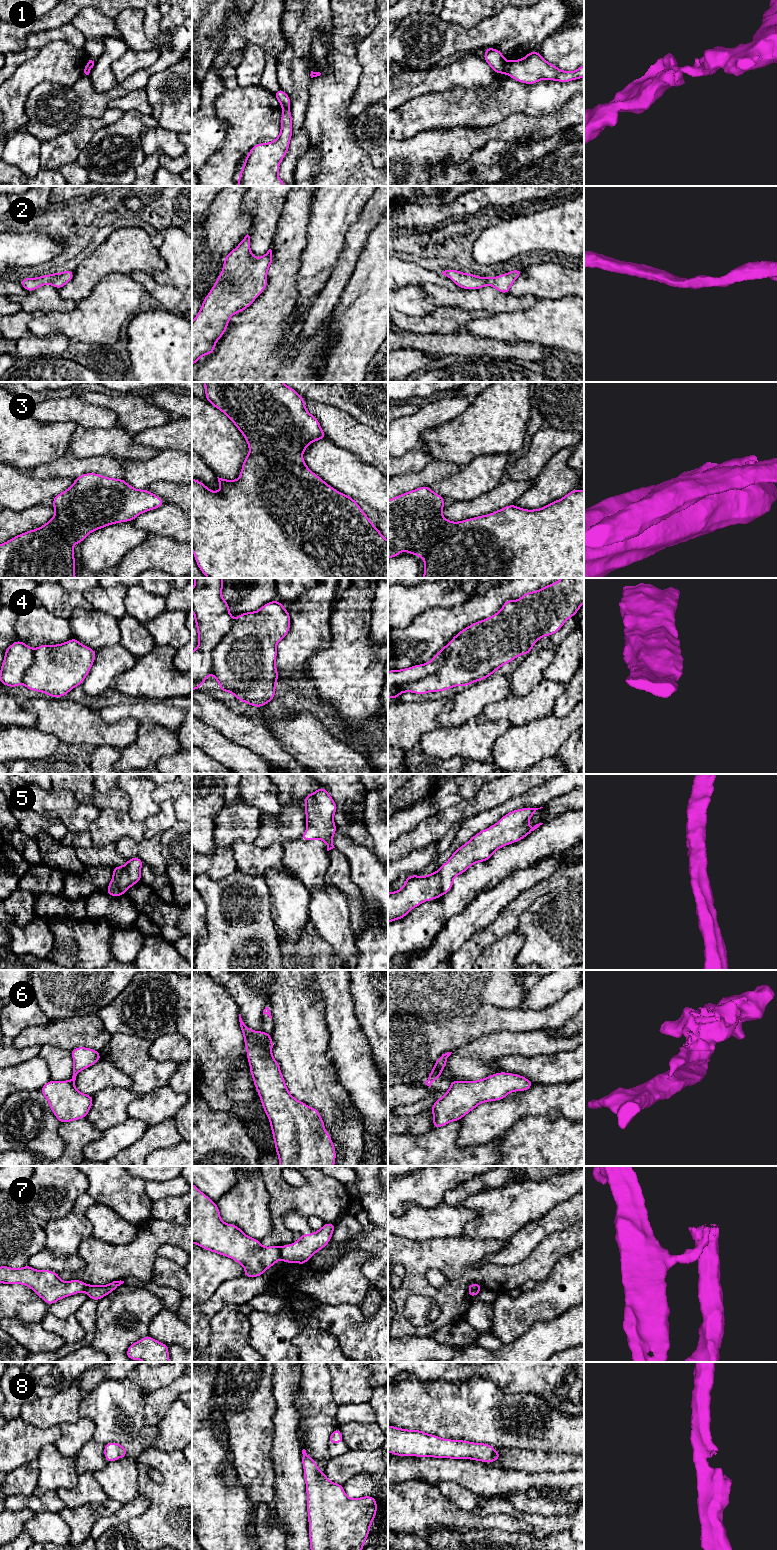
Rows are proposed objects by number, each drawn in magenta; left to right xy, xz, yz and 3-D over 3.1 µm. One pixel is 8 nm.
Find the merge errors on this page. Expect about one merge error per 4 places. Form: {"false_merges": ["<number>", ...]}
{"false_merges": ["1", "3", "4", "6", "7"]}

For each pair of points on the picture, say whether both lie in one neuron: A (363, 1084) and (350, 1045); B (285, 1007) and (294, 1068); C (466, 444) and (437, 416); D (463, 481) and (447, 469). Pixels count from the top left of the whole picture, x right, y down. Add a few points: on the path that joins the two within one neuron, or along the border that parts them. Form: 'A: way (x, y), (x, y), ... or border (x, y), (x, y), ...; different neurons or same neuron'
A: way (357, 1074), (350, 1055); same neuron
B: way (294, 1022), (294, 1053); same neuron
C: border (464, 410), (455, 417), (422, 432); different neurons
D: border (462, 466), (457, 472), (433, 484); different neurons

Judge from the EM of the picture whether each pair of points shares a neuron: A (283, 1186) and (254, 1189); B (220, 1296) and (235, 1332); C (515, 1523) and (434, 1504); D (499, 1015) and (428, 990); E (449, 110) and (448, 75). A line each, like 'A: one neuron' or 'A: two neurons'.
A: two neurons
B: two neurons
C: one neuron
D: two neurons
E: two neurons

